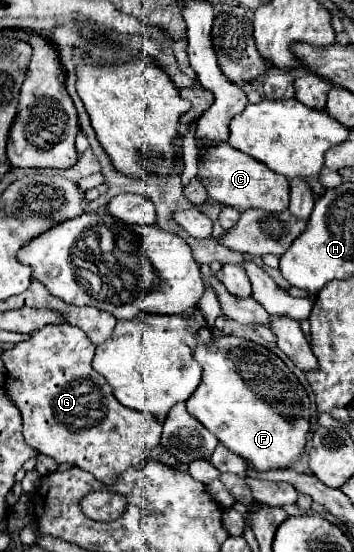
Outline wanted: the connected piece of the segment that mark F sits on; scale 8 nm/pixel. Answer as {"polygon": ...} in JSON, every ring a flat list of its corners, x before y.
{"polygon":[[225,335,211,339,209,345,197,347,195,359,203,367,201,385,187,401,187,409,195,419,199,419,227,449,241,455,257,471,287,469,301,459,311,427,311,403,299,379,275,353,257,343]]}

